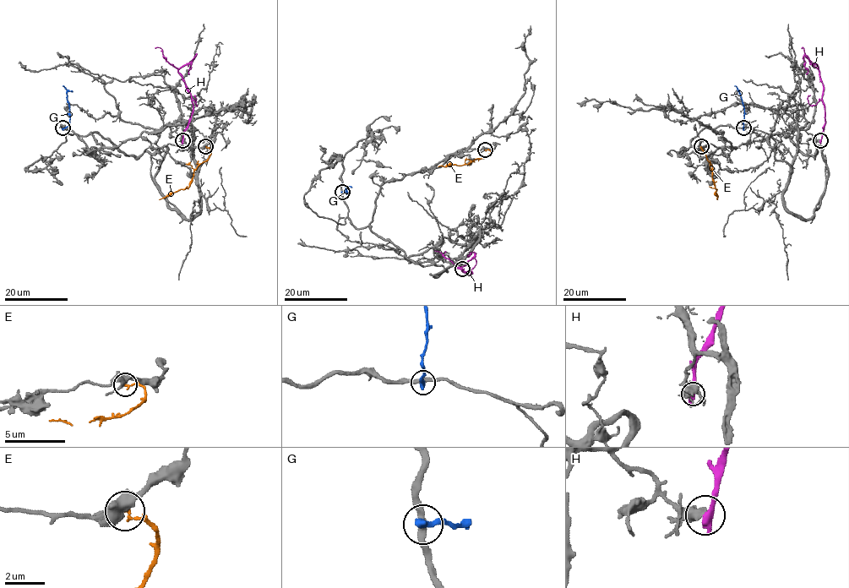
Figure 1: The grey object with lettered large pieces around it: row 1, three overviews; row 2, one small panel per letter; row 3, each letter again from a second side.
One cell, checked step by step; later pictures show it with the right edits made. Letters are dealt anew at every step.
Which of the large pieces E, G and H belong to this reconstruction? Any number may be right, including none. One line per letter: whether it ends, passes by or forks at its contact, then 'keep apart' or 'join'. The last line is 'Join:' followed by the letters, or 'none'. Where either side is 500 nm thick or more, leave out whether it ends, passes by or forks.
E: it ends | keep apart
G: it ends | keep apart
H: keep apart
Join: none

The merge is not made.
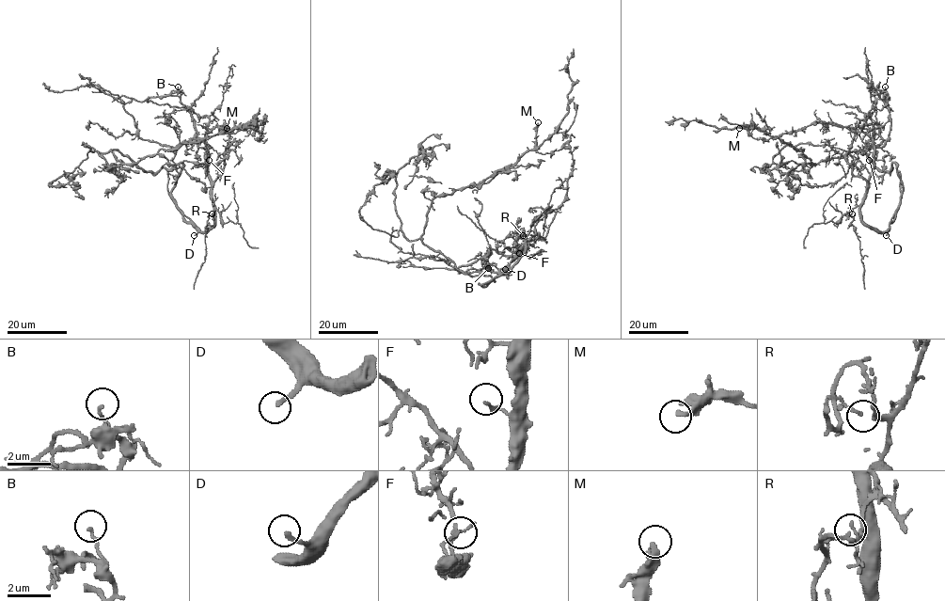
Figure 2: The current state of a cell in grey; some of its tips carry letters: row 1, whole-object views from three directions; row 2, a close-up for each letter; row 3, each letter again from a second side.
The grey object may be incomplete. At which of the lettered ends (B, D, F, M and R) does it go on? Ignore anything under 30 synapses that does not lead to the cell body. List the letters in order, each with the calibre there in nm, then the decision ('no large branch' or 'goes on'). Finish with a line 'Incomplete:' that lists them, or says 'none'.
B: 130 nm thick; no large branch
D: 200 nm thick; goes on
F: 120 nm thick; no large branch
M: 240 nm thick; no large branch
R: 130 nm thick; no large branch
Incomplete: D

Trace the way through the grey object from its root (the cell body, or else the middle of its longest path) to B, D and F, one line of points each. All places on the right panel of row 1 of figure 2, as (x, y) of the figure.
B: (899, 175), (900, 206), (889, 227), (877, 231), (862, 220), (860, 203), (874, 148), (889, 132), (885, 86)
D: (899, 175), (902, 184), (900, 206), (886, 235)
F: (899, 175), (902, 184), (900, 206), (889, 227), (877, 231), (862, 220), (860, 210), (873, 167), (869, 160)

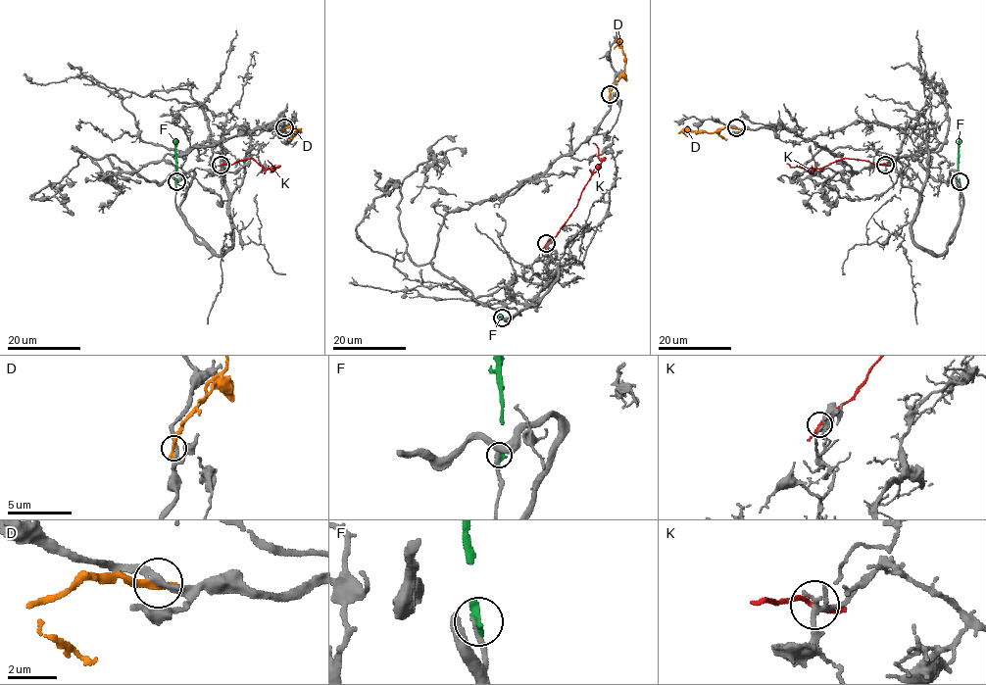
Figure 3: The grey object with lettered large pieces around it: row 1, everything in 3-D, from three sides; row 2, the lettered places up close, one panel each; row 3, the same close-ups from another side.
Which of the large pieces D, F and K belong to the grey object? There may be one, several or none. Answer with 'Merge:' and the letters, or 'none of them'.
Merge: F

